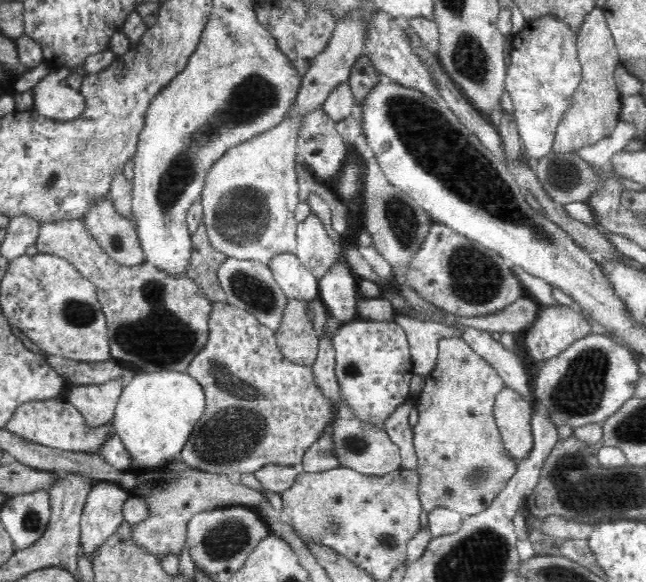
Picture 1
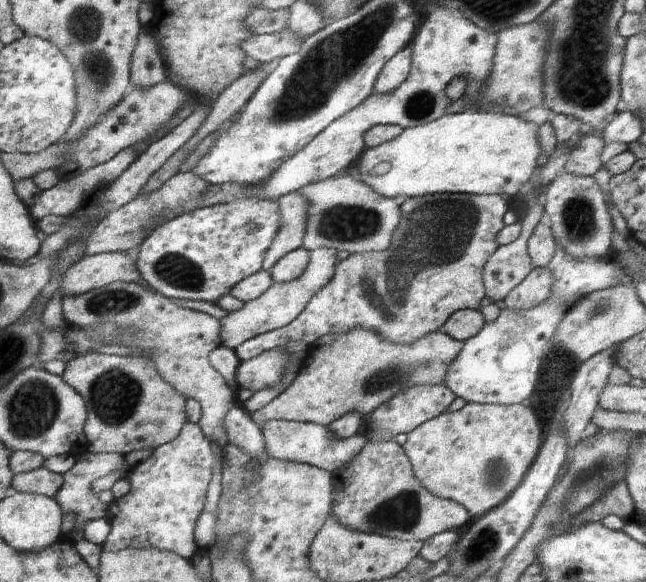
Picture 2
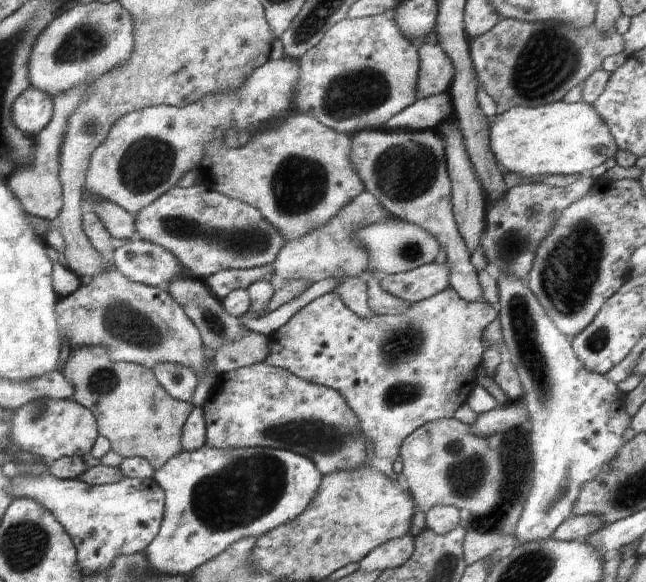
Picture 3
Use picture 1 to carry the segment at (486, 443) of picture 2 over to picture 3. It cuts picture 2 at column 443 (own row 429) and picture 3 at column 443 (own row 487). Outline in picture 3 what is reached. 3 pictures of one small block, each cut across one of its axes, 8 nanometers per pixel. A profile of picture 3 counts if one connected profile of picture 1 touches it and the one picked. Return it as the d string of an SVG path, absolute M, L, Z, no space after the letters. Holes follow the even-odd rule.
M455 417L422 424L402 442L399 455L403 462L401 481L424 514L432 506L450 504L460 511L466 511L470 516L484 516L490 513L500 501L504 466L500 459L499 448L492 450L488 446L487 438L472 434L472 426L458 422Z

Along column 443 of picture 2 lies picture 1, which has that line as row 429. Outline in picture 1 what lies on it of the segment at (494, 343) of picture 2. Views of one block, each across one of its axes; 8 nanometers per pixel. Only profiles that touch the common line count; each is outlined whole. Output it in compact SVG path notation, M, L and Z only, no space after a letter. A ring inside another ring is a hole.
M362 320L340 325L332 336L336 380L341 398L354 417L378 428L386 428L386 420L398 406L410 400L413 362L405 330L395 322Z

